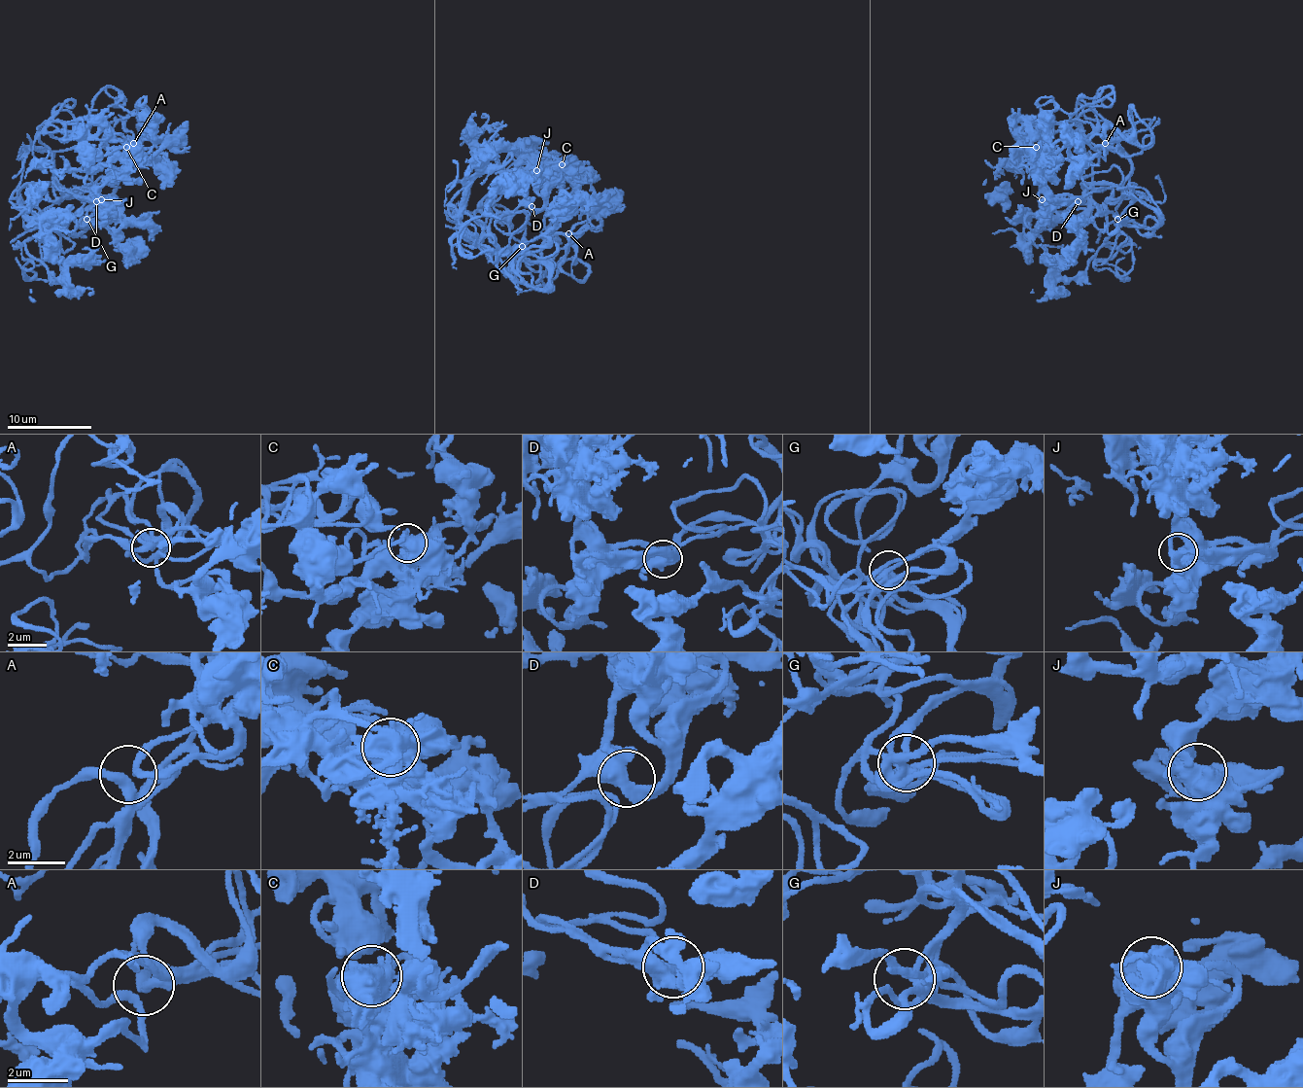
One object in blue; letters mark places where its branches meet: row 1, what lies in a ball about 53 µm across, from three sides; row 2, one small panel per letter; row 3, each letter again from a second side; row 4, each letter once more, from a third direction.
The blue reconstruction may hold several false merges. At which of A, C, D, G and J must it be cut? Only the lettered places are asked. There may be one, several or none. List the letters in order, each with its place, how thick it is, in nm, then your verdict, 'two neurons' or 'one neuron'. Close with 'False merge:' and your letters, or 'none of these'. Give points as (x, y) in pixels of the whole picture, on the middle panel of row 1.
A: place (568, 233); calibre 280 nm; one neuron
C: place (562, 164); calibre 550 nm; one neuron
D: place (531, 206); calibre 420 nm; one neuron
G: place (522, 246); calibre 300 nm; one neuron
J: place (536, 170); calibre 950 nm; one neuron
False merge: none of these

